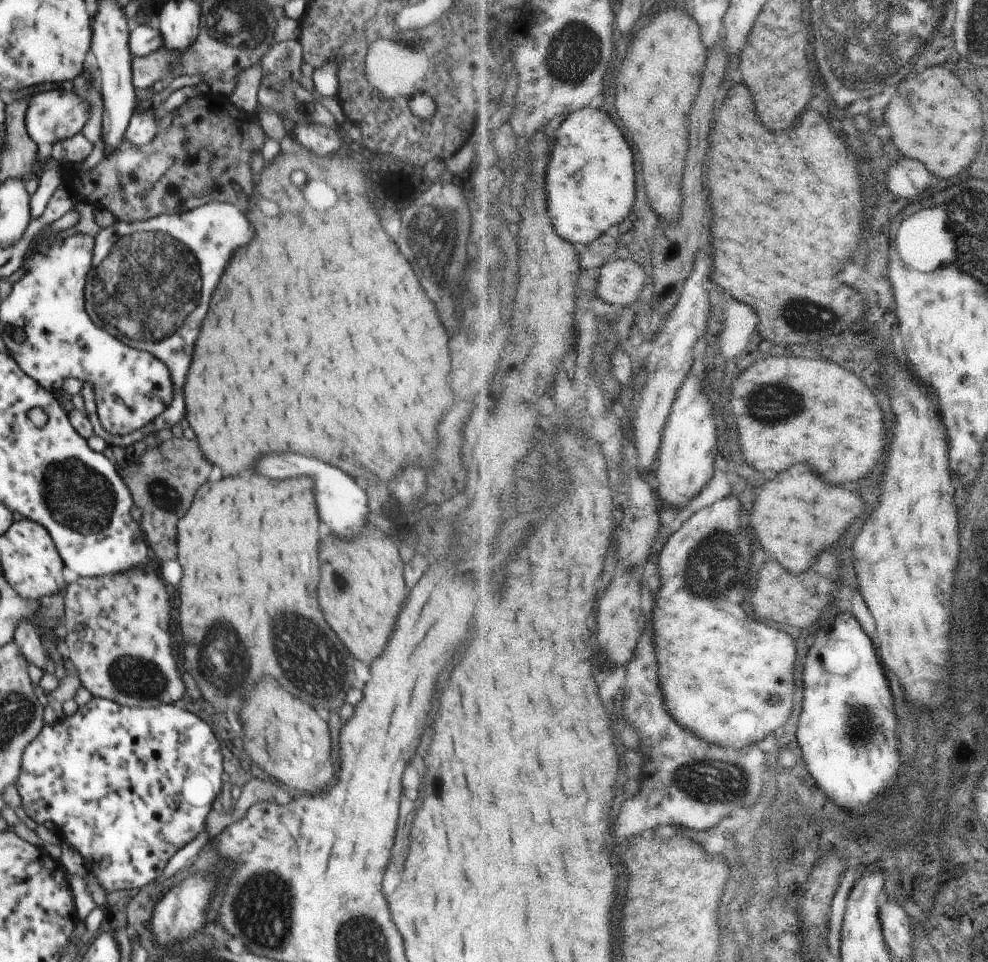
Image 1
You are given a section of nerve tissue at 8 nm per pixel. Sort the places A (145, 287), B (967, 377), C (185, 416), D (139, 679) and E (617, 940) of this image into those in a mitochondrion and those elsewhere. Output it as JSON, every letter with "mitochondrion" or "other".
{"A":"mitochondrion","B":"other","C":"other","D":"mitochondrion","E":"other"}

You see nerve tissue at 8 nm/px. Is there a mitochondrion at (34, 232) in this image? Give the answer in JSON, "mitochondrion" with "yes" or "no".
{"mitochondrion":"no"}

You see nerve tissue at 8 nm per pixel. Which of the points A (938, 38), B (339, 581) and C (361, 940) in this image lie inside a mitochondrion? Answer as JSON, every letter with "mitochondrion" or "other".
{"A":"mitochondrion","B":"mitochondrion","C":"mitochondrion"}

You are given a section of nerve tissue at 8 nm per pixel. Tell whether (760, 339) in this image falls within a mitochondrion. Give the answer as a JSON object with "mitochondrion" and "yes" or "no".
{"mitochondrion":"no"}

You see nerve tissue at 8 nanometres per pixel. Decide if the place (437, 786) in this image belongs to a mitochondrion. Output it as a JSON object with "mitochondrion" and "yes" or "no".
{"mitochondrion":"no"}

